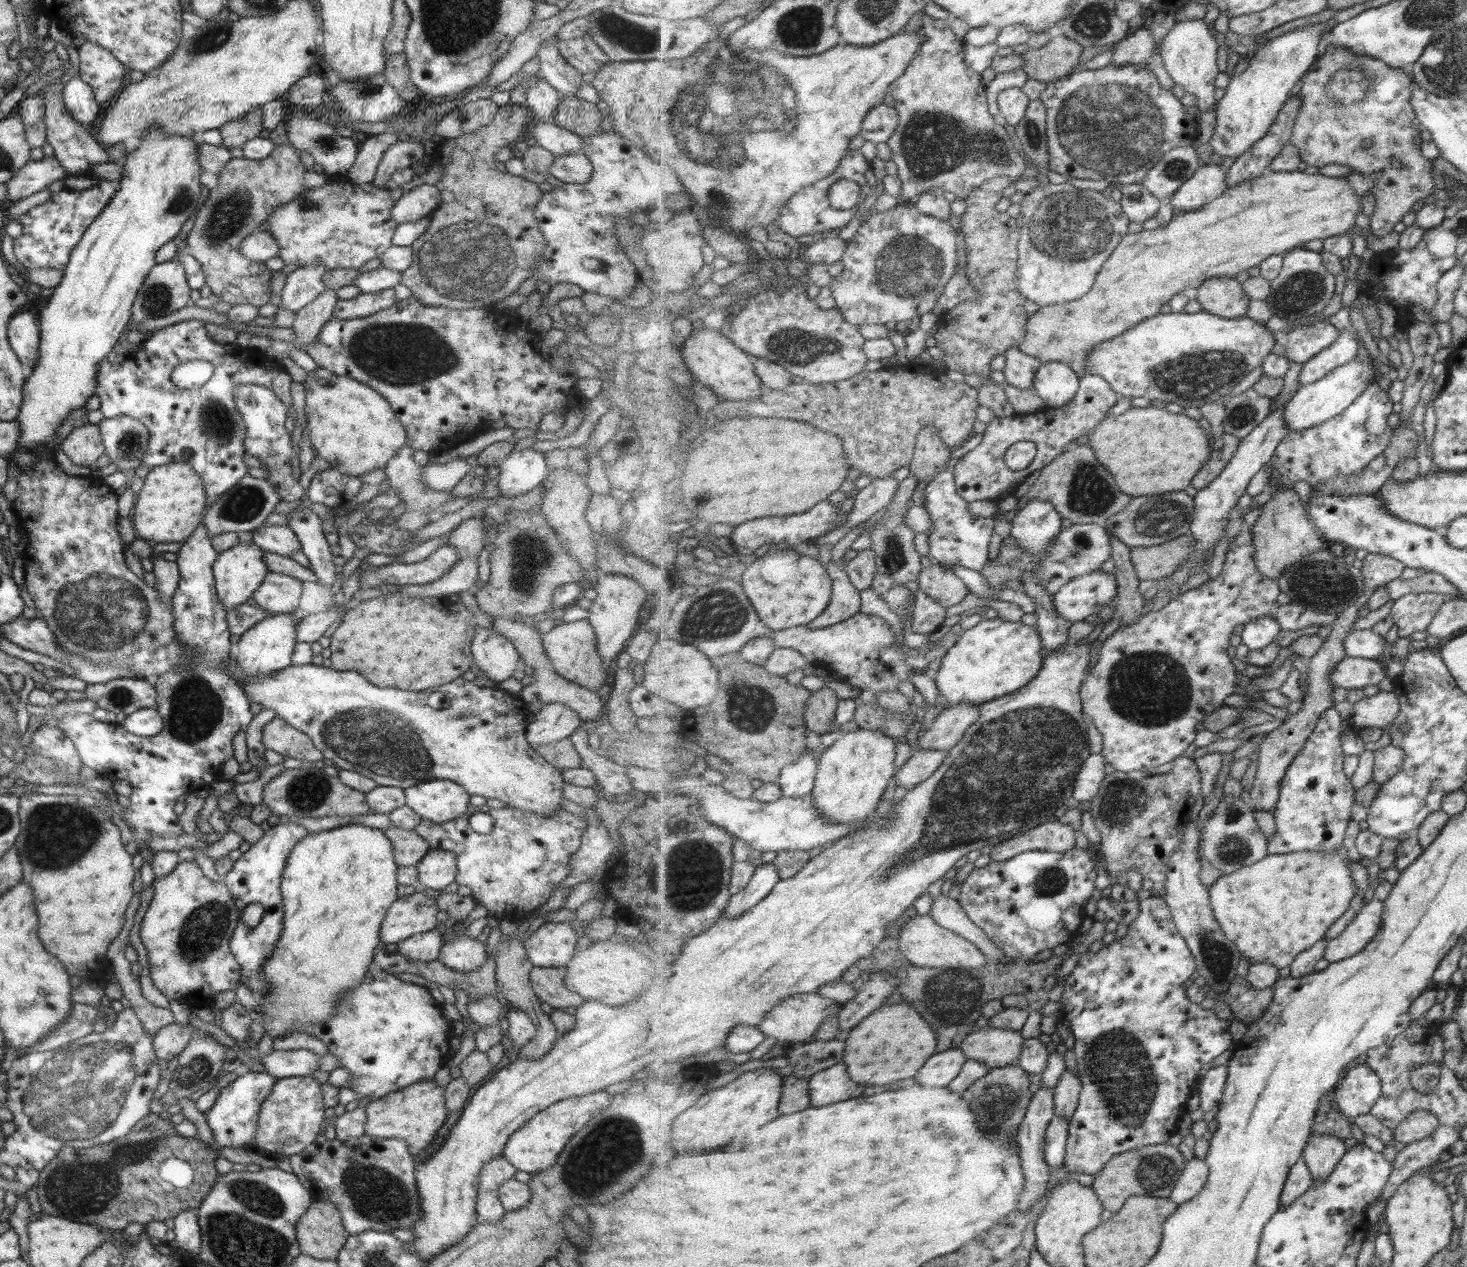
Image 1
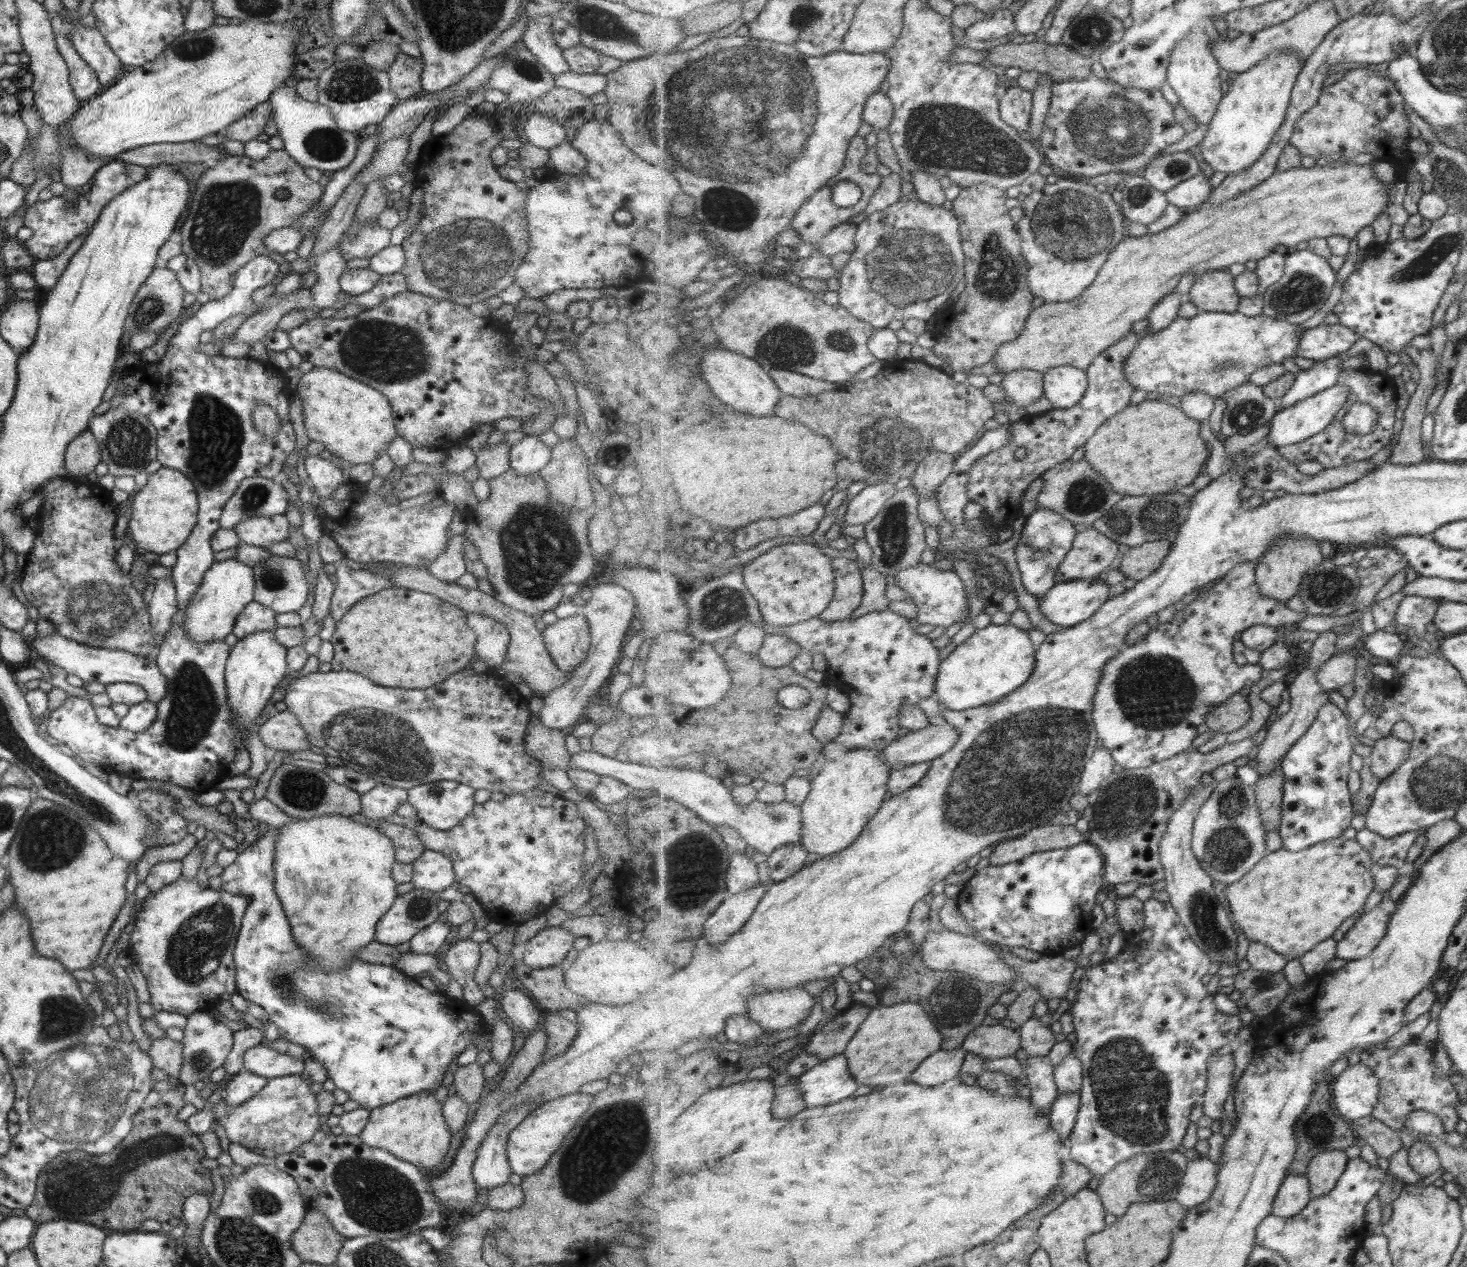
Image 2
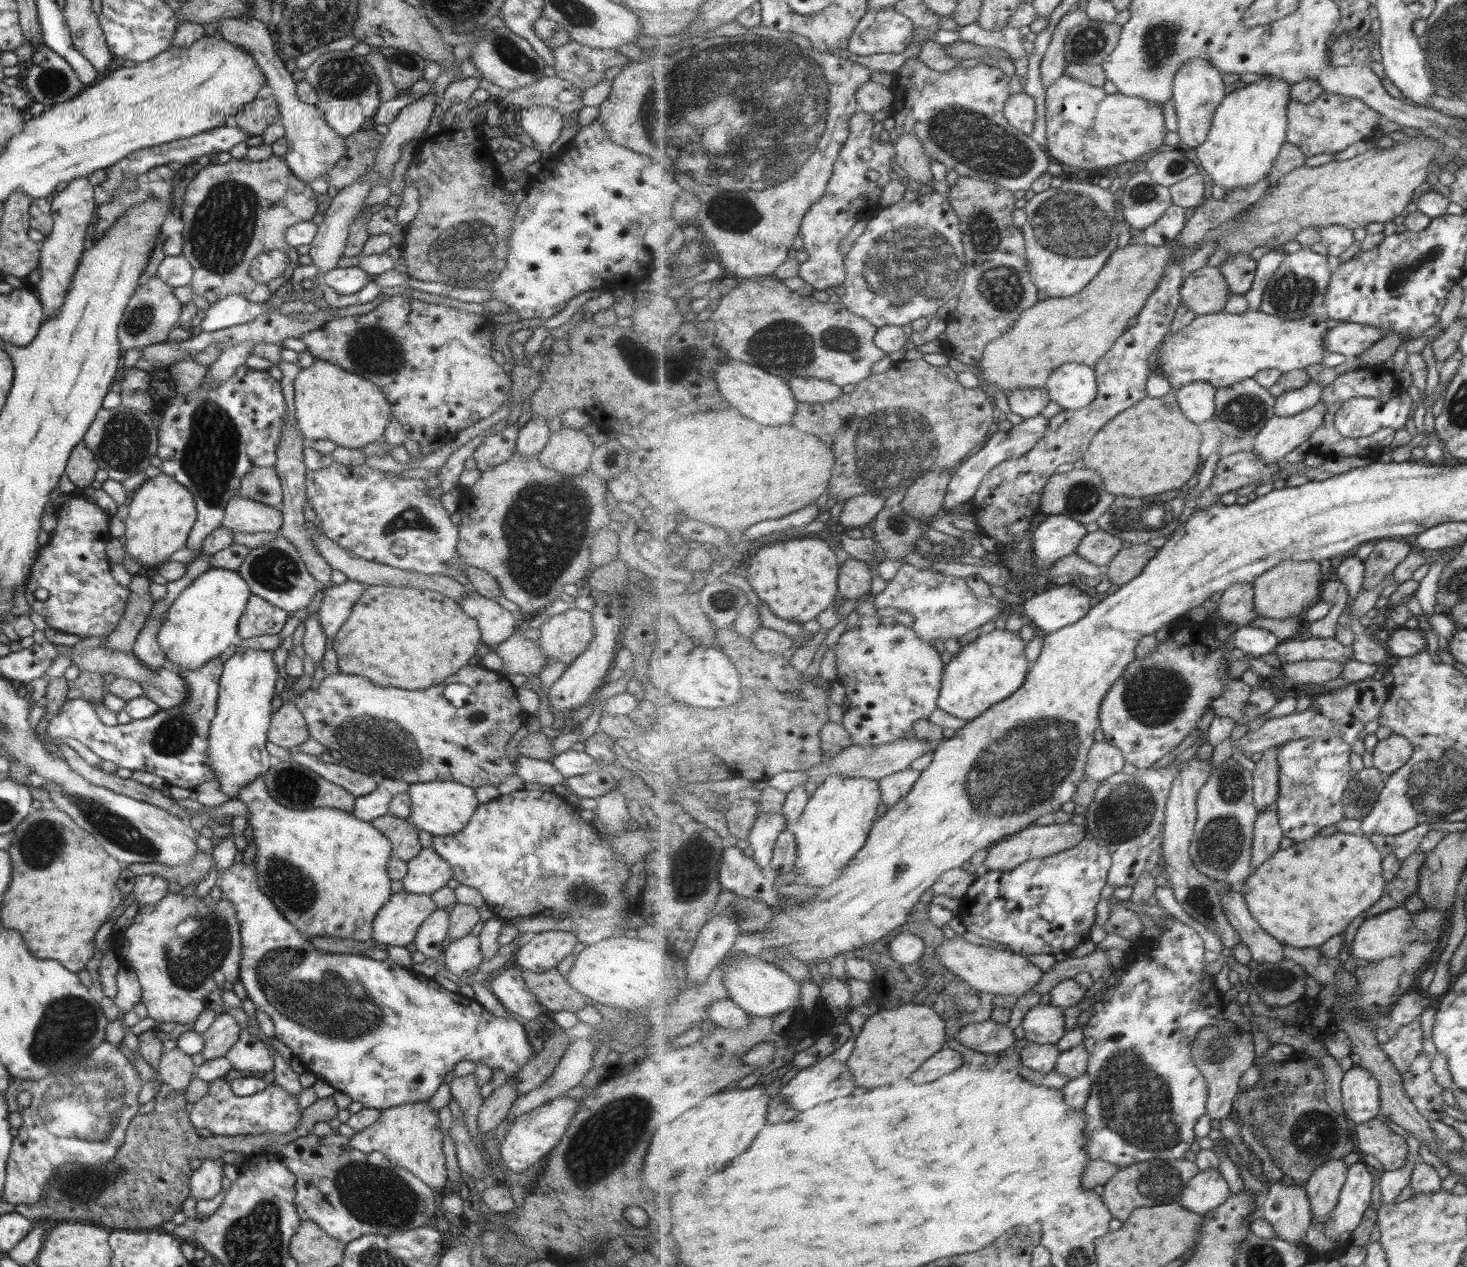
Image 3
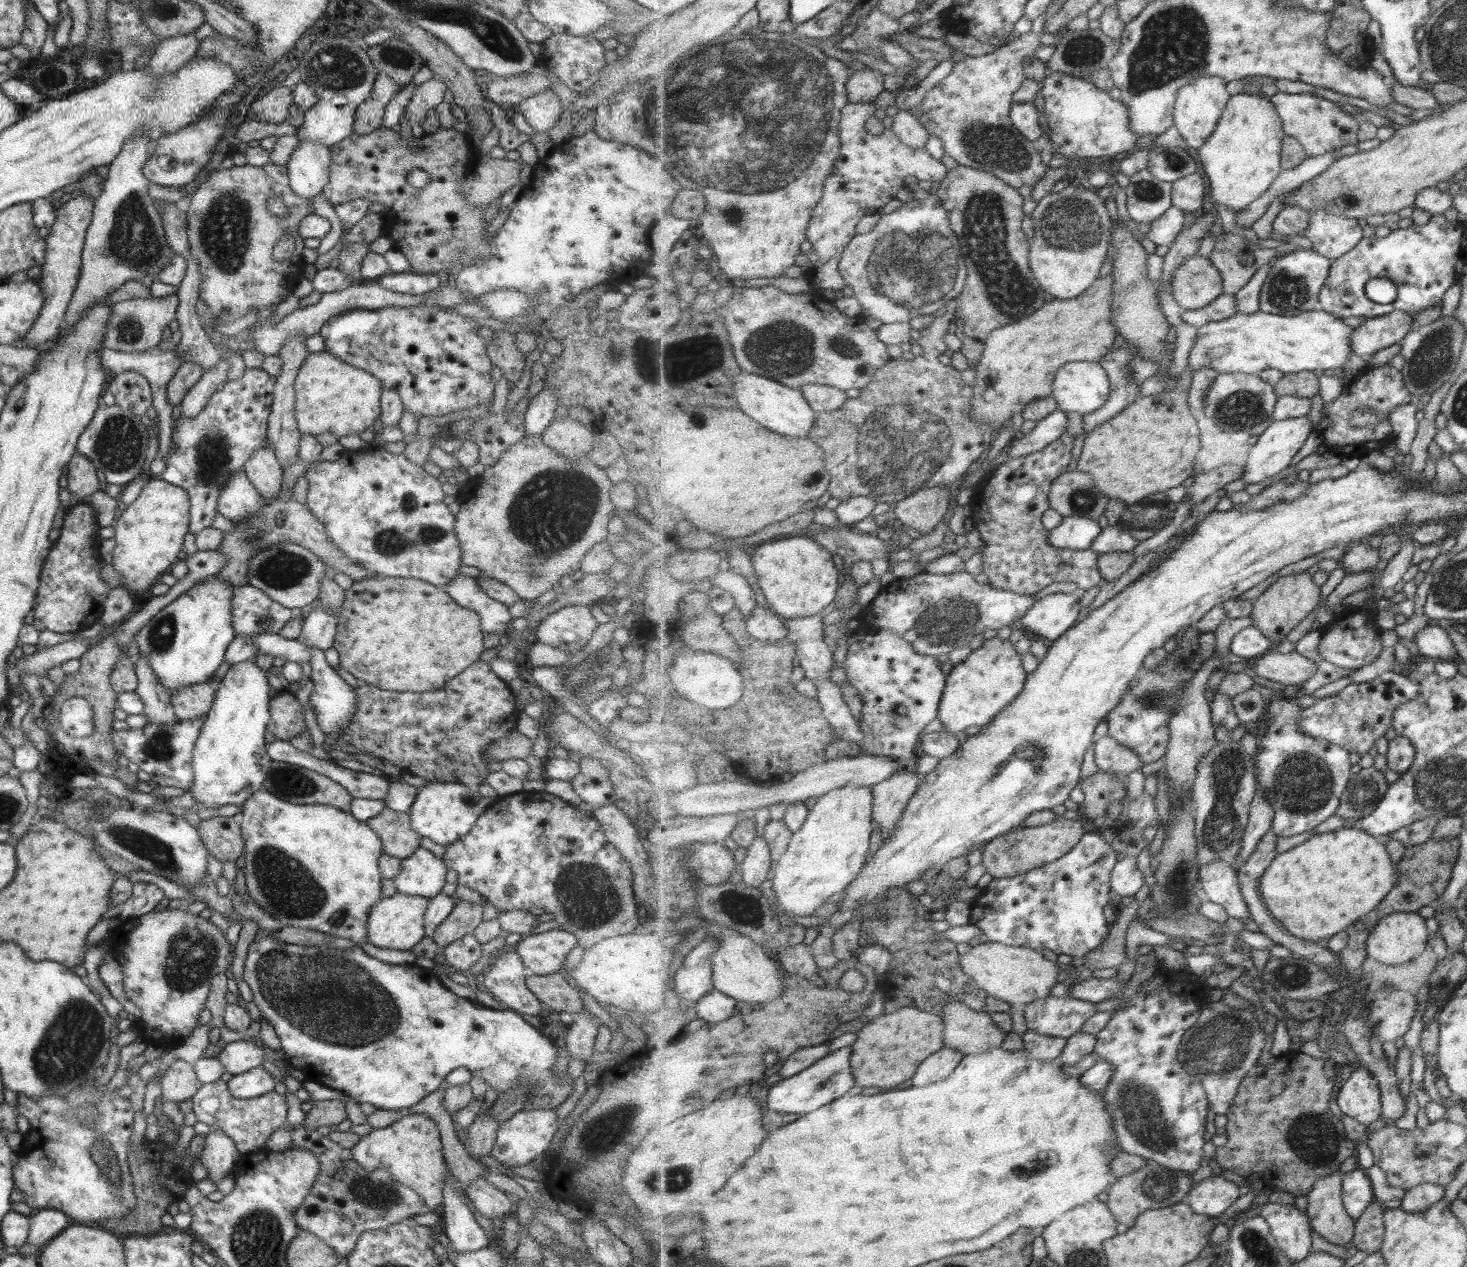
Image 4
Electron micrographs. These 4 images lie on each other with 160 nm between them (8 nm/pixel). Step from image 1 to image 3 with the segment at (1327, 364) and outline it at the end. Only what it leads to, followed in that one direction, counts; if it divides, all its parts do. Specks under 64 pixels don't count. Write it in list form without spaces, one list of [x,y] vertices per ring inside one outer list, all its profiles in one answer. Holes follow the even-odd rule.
[[[1311,379],[1307,386],[1276,397],[1275,412],[1279,416],[1289,416],[1309,410],[1322,400],[1323,391],[1324,387]]]

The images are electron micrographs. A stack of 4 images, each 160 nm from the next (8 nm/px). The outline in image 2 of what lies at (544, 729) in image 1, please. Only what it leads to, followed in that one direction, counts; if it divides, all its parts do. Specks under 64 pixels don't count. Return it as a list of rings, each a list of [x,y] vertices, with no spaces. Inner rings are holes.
[[[597,584],[591,588],[591,597],[581,607],[580,614],[589,625],[590,644],[583,662],[566,674],[566,682],[552,690],[539,701],[538,720],[549,730],[569,731],[584,719],[589,698],[597,698],[597,690],[615,672],[615,666],[626,652],[621,648],[625,632],[634,627],[636,618],[635,599],[625,588],[617,584]]]

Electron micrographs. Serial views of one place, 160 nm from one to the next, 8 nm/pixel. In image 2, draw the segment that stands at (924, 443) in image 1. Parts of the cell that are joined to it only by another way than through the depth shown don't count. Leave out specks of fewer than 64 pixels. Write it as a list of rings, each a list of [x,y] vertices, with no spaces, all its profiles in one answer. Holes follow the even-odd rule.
[[[931,449],[910,478],[920,498],[936,498],[938,488],[953,472],[956,459],[939,449]]]

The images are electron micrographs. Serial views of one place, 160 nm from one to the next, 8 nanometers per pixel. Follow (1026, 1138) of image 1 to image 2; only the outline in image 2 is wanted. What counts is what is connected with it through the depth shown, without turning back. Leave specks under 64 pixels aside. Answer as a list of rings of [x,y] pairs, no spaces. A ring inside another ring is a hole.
[[[1049,1056],[1028,1058],[1026,1064],[1029,1084],[1027,1093],[1032,1103],[1040,1108],[1041,1113],[1049,1115],[1053,1103],[1061,1093],[1054,1079],[1055,1066],[1051,1064]]]

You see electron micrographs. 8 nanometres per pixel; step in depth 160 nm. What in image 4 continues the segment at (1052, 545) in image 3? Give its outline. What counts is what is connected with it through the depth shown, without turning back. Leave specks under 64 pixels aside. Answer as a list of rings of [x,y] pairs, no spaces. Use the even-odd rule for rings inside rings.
[[[1064,516],[1061,524],[1050,530],[1051,545],[1059,549],[1088,550],[1103,530],[1098,519]]]

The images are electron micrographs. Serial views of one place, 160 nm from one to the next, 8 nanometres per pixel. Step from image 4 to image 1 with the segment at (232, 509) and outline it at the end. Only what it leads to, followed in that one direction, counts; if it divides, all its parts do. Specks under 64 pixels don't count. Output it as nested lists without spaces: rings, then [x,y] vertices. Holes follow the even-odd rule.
[[[286,525],[263,526],[251,530],[251,542],[264,552],[272,552],[284,557],[300,550],[300,543],[297,541],[291,529]]]

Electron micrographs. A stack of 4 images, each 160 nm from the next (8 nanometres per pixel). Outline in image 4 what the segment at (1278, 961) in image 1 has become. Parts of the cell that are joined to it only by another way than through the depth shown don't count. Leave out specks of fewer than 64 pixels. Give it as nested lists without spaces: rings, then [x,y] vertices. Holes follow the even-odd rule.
[[[1350,826],[1314,834],[1289,851],[1279,853],[1260,881],[1260,891],[1272,916],[1278,918],[1291,934],[1319,942],[1346,931],[1359,918],[1375,910],[1398,884],[1399,875],[1386,843],[1365,830]]]

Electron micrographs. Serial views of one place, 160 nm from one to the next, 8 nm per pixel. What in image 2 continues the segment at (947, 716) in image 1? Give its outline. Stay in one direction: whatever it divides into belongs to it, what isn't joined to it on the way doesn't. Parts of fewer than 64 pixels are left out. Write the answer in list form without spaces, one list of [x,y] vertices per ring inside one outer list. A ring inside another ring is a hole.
[[[949,722],[927,725],[921,730],[903,732],[882,751],[882,755],[891,769],[932,761],[949,752],[959,735]]]

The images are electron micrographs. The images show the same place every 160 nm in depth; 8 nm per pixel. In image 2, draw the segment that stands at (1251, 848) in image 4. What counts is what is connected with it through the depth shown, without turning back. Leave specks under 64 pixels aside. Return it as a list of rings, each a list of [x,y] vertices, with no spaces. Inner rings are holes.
[[[1324,631],[1319,634],[1317,641],[1314,642],[1309,651],[1308,660],[1302,665],[1302,671],[1296,675],[1289,686],[1291,696],[1290,709],[1277,718],[1268,728],[1264,741],[1259,745],[1257,758],[1253,763],[1260,777],[1268,777],[1277,767],[1281,766],[1281,760],[1289,752],[1289,749],[1311,728],[1314,720],[1317,718],[1319,709],[1329,703],[1329,694],[1319,684],[1317,680],[1318,670],[1324,667],[1324,664],[1337,654],[1337,632]]]

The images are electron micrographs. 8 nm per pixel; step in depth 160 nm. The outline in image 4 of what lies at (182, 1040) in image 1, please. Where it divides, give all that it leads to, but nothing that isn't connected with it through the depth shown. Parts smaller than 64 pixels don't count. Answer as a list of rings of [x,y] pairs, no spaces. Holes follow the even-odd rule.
[[[175,1060],[160,1078],[160,1096],[165,1101],[178,1103],[191,1098],[201,1085],[195,1077],[192,1065],[183,1060]]]

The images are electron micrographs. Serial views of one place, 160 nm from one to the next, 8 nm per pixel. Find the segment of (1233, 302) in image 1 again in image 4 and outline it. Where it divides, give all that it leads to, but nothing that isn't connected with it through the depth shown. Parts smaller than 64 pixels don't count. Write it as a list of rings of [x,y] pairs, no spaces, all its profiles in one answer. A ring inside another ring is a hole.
[[[1199,254],[1188,258],[1170,282],[1175,299],[1186,310],[1210,306],[1224,293],[1224,280],[1218,267]]]

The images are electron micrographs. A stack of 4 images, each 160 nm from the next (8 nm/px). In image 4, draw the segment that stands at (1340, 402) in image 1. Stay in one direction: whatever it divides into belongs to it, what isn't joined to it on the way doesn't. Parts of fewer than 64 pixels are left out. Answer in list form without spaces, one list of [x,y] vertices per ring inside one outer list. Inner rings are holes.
[[[1309,417],[1274,420],[1253,445],[1245,464],[1246,470],[1244,471],[1243,481],[1248,484],[1257,484],[1257,482],[1263,482],[1265,478],[1271,478],[1275,474],[1279,474],[1281,470],[1289,468],[1289,464],[1293,462],[1293,456],[1303,448],[1305,440],[1311,436],[1313,430],[1313,424],[1311,424]]]

